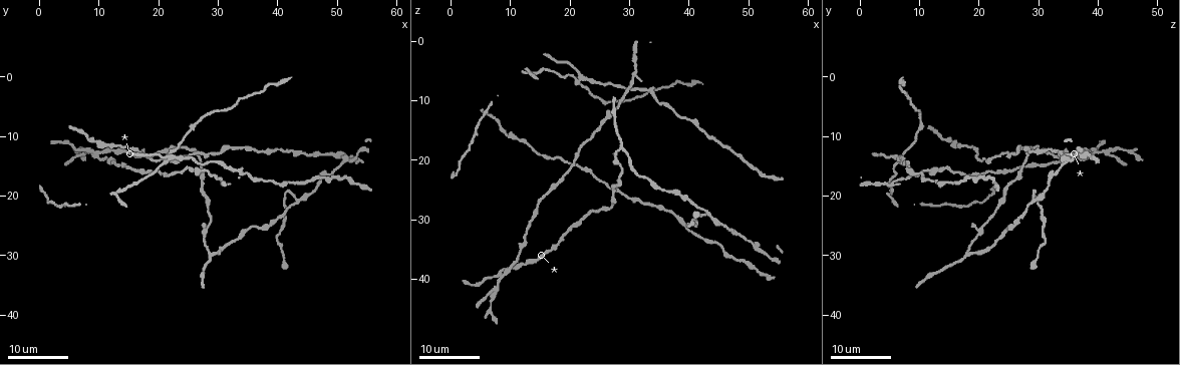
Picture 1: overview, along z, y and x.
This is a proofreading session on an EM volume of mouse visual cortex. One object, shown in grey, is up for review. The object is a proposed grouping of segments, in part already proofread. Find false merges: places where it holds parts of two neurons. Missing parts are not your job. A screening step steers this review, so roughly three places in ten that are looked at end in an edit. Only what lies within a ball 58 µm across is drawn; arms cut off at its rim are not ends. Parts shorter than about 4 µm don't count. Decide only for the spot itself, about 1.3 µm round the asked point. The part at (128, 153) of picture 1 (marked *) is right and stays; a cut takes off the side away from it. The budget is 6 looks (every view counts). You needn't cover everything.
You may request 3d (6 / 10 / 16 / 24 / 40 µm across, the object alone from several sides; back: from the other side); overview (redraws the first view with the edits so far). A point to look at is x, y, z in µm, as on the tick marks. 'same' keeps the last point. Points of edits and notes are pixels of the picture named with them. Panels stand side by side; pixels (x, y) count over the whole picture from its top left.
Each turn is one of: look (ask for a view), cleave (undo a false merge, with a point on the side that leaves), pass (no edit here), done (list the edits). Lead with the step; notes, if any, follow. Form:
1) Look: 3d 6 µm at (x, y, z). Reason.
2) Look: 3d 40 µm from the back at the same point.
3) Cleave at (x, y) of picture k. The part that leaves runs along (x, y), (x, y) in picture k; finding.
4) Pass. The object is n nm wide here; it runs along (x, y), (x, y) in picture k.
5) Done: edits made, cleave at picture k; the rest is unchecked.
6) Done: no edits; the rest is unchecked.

Look: 3d 16 µm at (19.5, 15.5, 21.5). Small branch off a trunk.

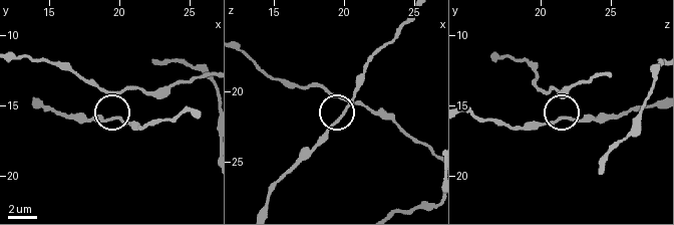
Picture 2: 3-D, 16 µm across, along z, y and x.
Look: 3d 10 µm at (20.2, 15.8, 21.6).

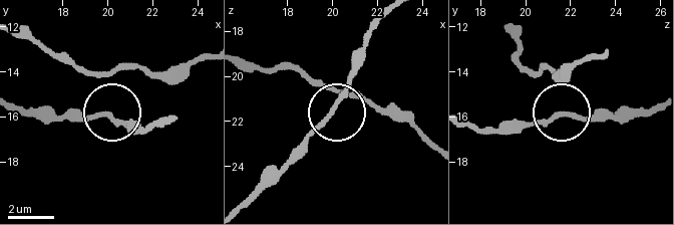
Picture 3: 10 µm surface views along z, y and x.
Pass. The object is 150 nm wide here; it runs along (20, 108), (60, 117), (106, 115), (116, 66) in picture 3; continuous, no second neuron.

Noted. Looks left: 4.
Look: 3d 16 µm at (21.5, 13.5, 7.0). Arms part here.

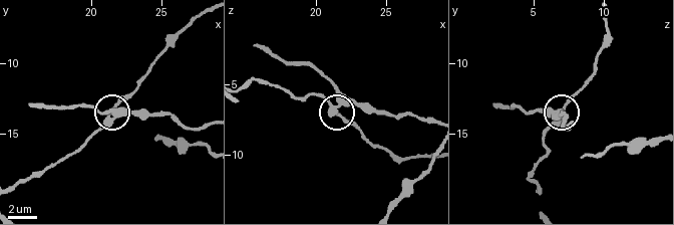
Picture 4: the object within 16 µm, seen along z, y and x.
Look: 3d 10 µm at the same point.

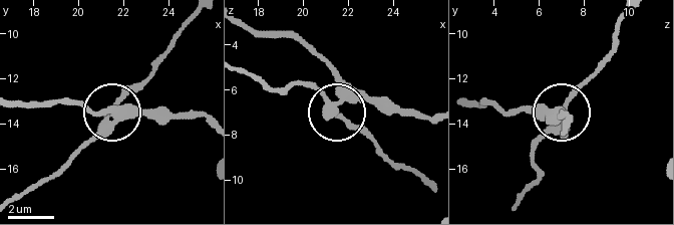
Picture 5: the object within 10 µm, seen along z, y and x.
Cleave at (84, 144) of picture 5. 3 arms meet here; two neurons meet here.

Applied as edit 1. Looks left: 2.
Done: edits made, cleave at picture 5; the rest is unchecked.

